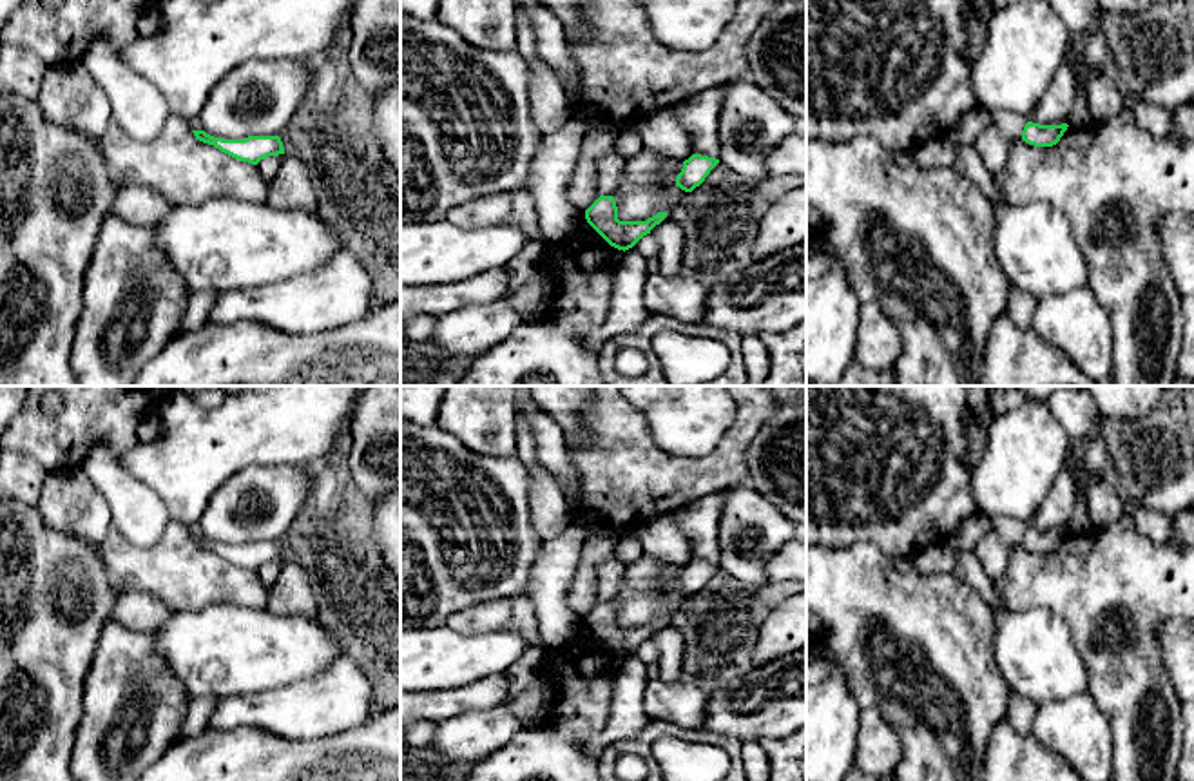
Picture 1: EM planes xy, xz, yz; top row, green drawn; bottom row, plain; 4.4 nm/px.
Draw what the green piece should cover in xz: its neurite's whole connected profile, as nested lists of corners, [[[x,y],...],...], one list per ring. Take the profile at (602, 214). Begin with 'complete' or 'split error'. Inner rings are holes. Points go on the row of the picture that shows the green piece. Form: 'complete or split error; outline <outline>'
complete; outline [[[600,196],[587,210],[587,223],[614,248],[629,250],[643,236],[660,225],[667,217],[667,212],[658,212],[647,221],[620,221],[618,207],[612,196]]]

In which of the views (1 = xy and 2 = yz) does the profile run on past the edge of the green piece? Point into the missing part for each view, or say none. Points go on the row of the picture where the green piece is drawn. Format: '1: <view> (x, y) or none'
1: none
2: none

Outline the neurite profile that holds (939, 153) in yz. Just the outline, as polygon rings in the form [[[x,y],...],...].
[[[944,136],[920,145],[911,154],[919,169],[946,169],[955,167],[957,147]]]

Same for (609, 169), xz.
[[[614,150],[603,154],[596,161],[596,176],[598,176],[598,194],[600,196],[612,196],[618,188],[623,170],[625,170],[627,158],[616,154]]]

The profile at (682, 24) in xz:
[[[632,0],[645,9],[658,42],[672,49],[710,47],[736,14],[736,0]]]

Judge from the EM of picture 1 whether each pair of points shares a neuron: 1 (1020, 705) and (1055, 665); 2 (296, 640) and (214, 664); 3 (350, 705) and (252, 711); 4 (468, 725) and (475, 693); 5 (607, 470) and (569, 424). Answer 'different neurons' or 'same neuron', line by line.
1: different neurons
2: same neuron
3: same neuron
4: different neurons
5: different neurons

